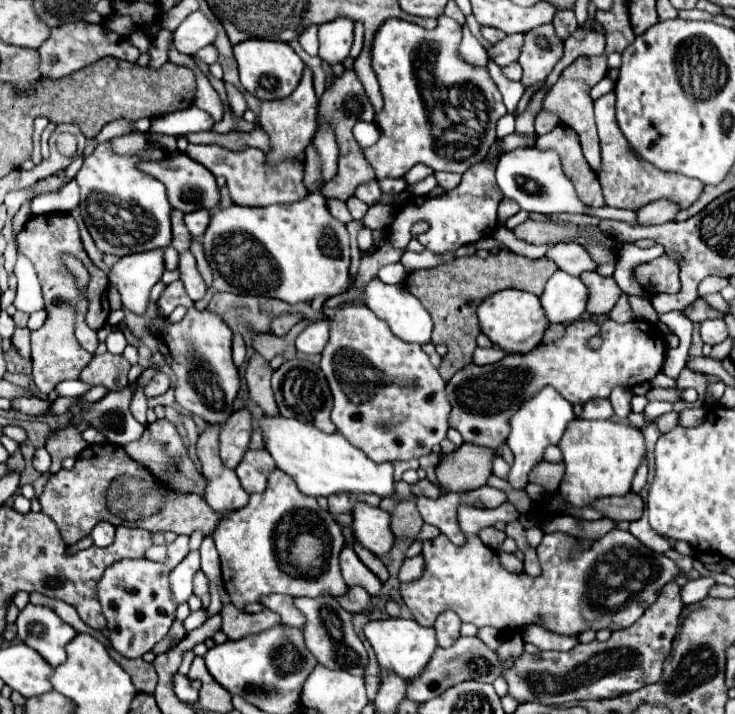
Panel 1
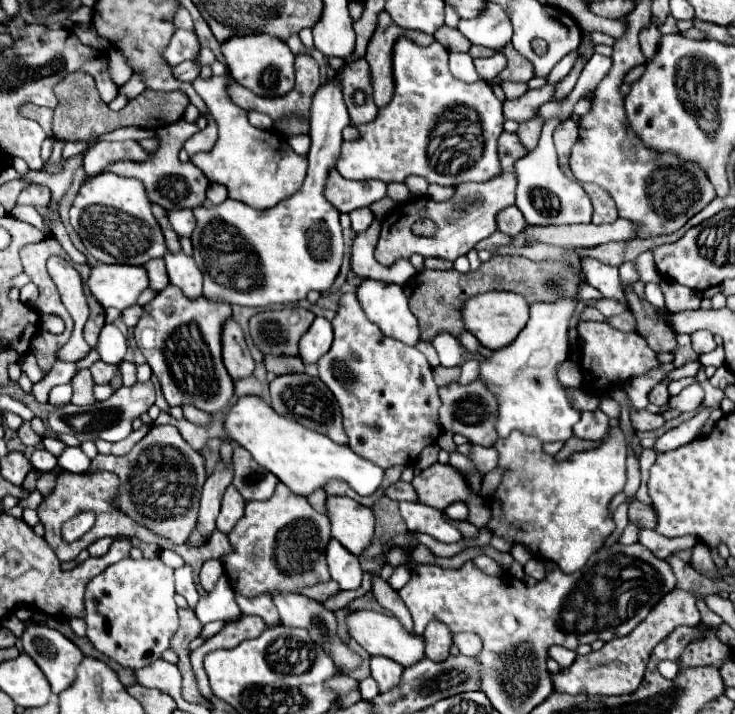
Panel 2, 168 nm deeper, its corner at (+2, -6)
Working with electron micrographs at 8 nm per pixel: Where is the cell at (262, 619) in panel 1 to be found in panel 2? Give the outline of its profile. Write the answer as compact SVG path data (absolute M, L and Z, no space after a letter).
M241 616L239 620L227 622L221 628L221 632L205 640L201 648L205 648L205 652L217 650L217 648L233 648L233 646L239 646L247 638L257 638L265 628L267 626L259 616Z

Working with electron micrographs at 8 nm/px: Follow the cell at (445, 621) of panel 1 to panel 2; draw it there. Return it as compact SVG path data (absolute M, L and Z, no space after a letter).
M429 622L423 634L427 646L425 646L425 656L431 660L445 660L449 656L449 648L453 644L453 634L449 628L445 628L443 622Z

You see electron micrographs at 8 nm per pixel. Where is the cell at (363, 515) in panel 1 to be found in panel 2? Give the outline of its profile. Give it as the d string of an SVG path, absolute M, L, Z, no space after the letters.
M333 496L327 498L327 510L333 538L337 538L351 554L361 556L373 540L375 516L371 508L345 496Z

